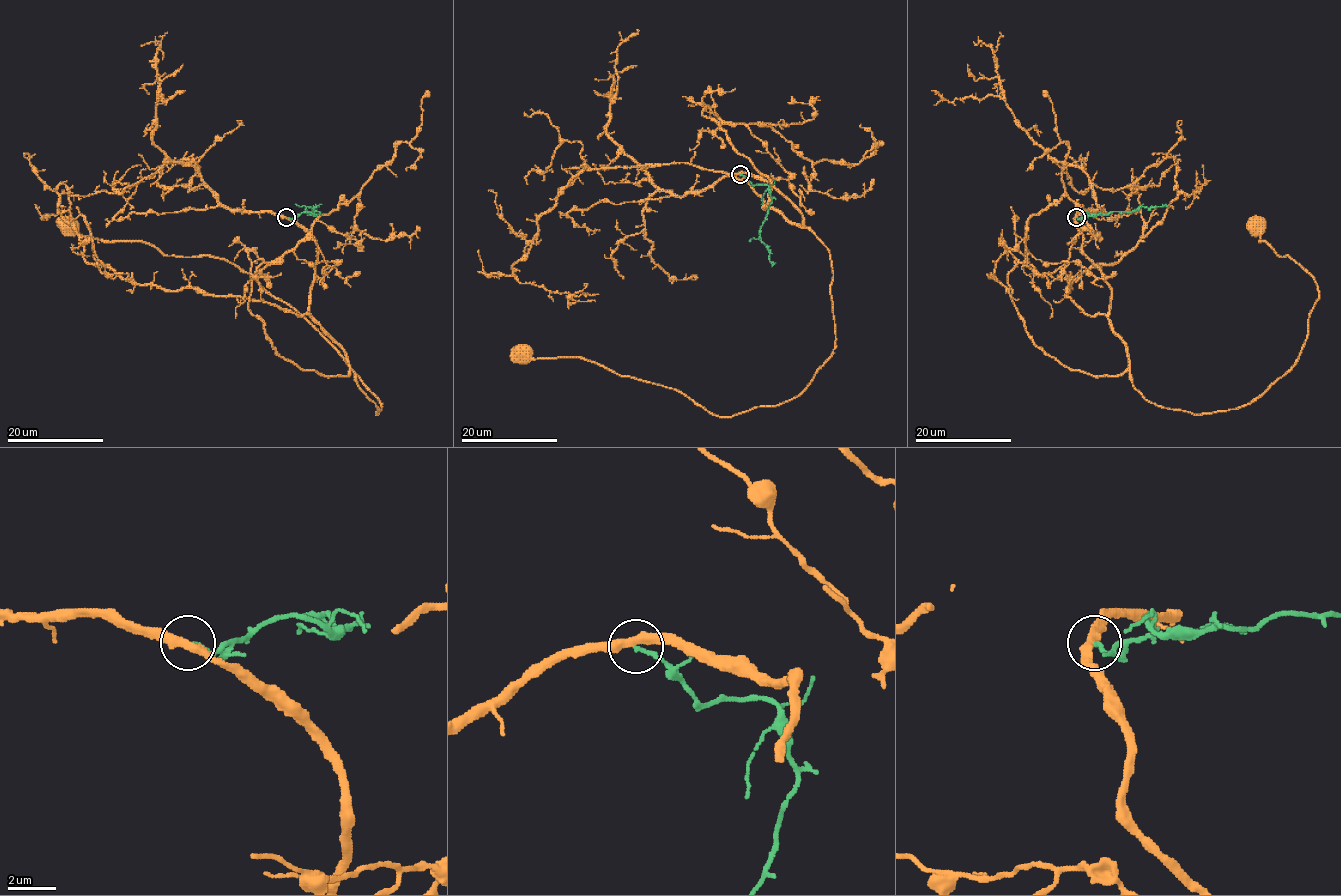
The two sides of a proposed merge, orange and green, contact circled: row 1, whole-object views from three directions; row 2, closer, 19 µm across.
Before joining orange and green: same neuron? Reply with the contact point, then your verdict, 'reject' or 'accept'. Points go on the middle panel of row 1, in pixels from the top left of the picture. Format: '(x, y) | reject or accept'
(740, 174) | reject

